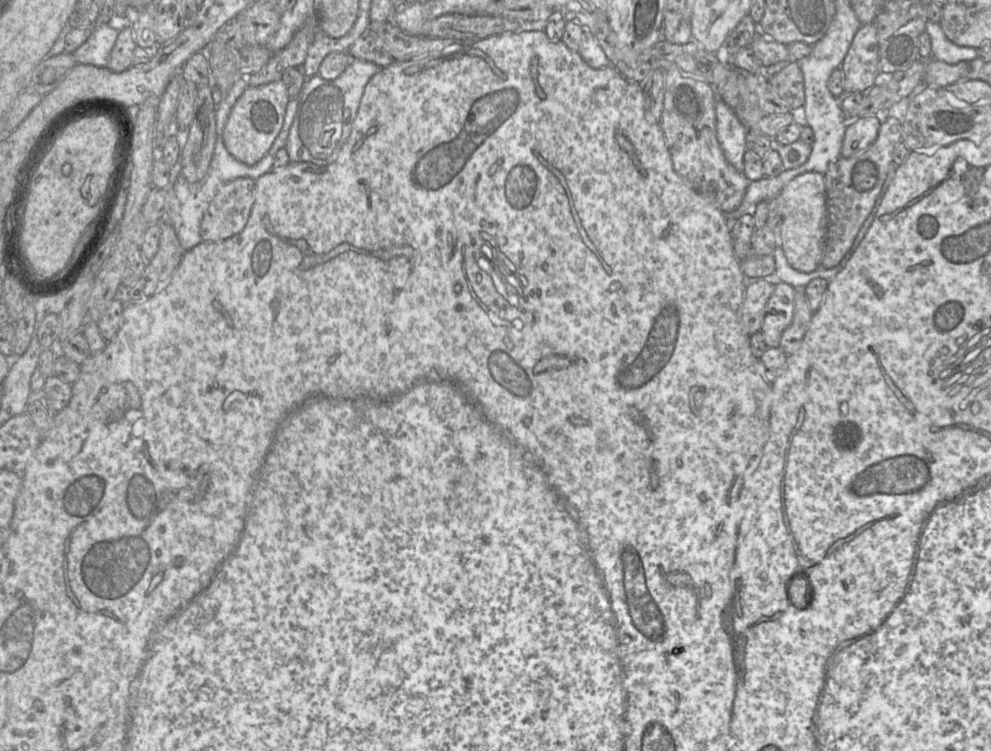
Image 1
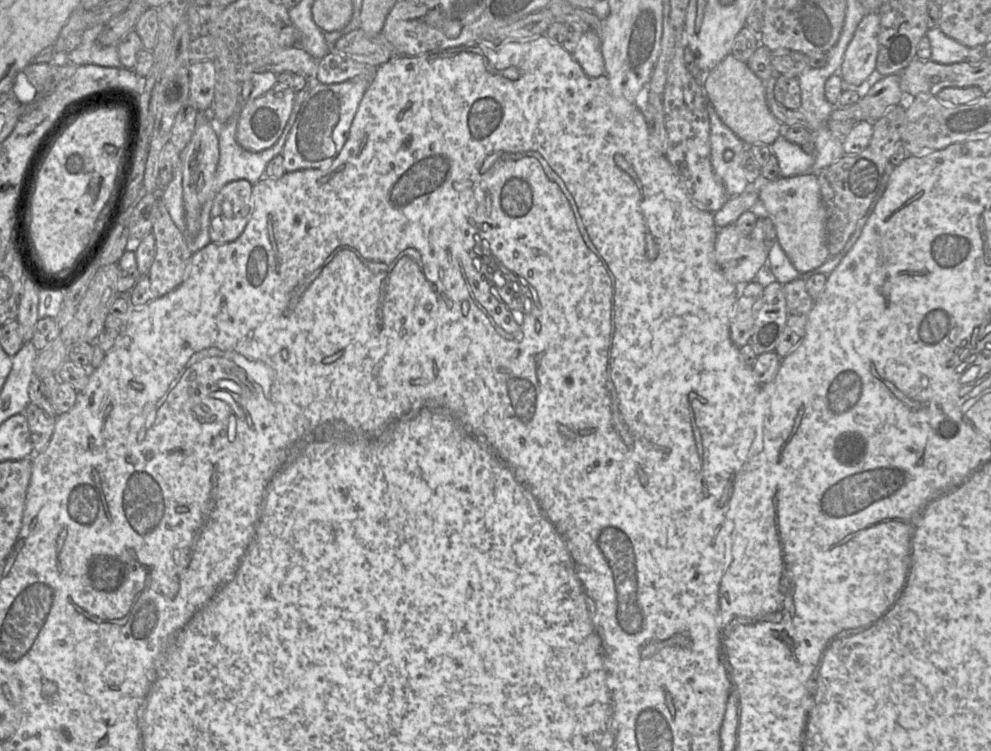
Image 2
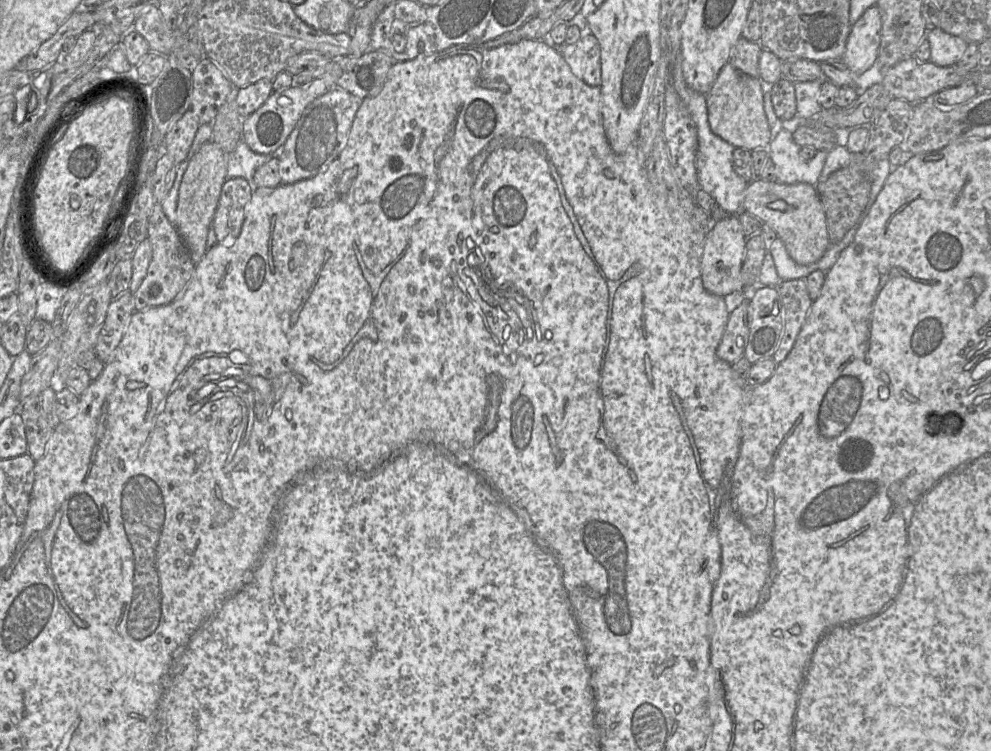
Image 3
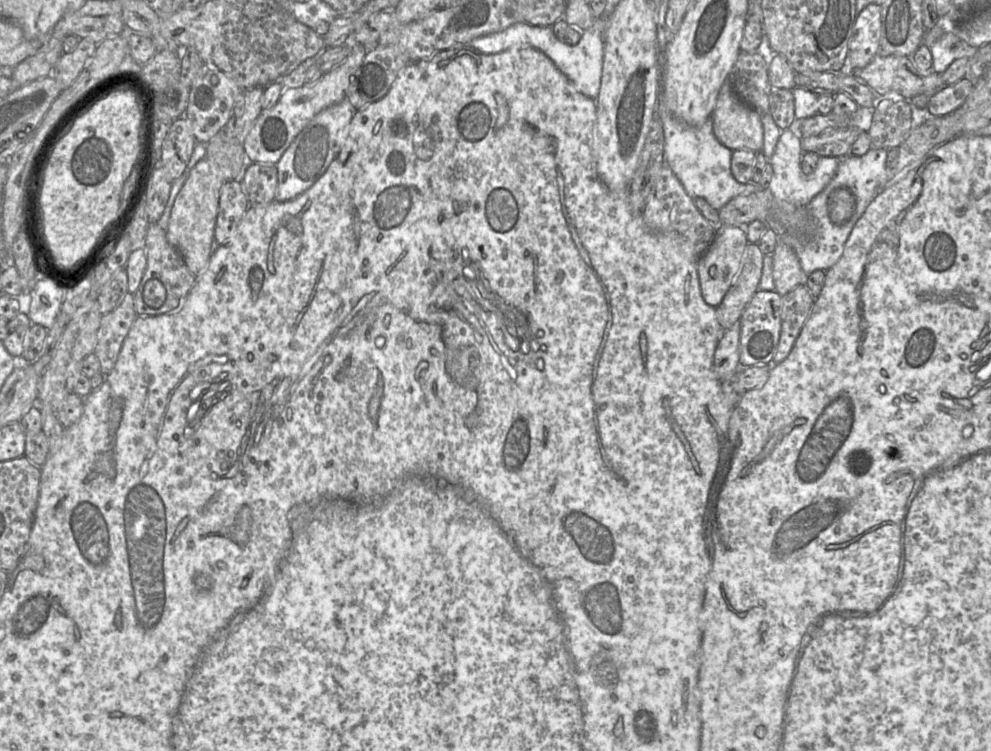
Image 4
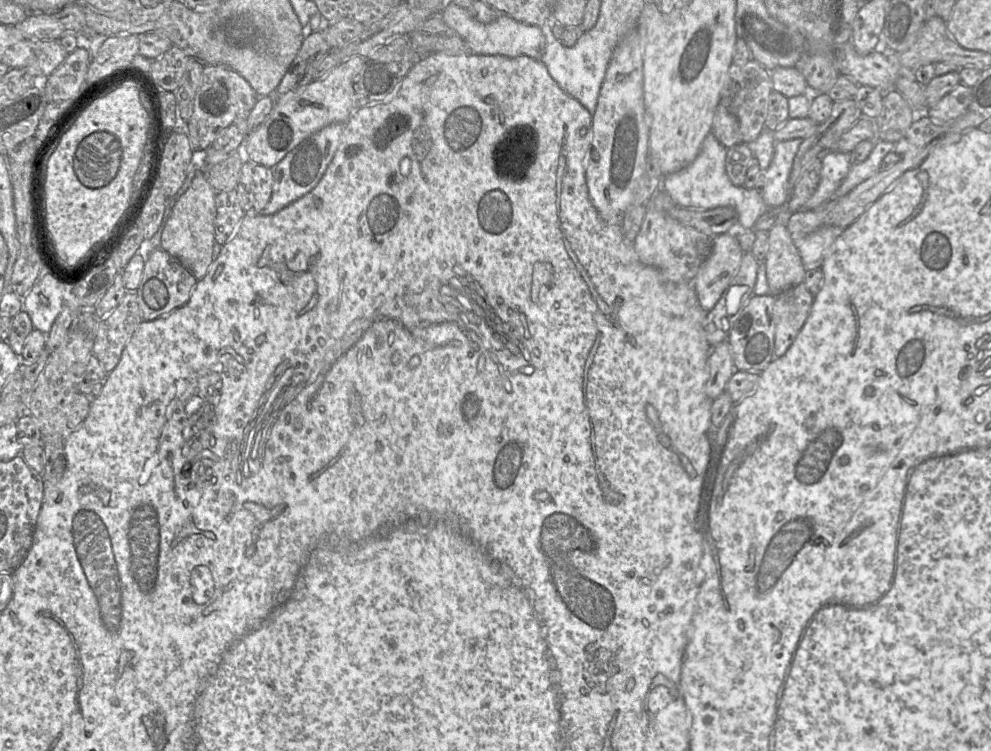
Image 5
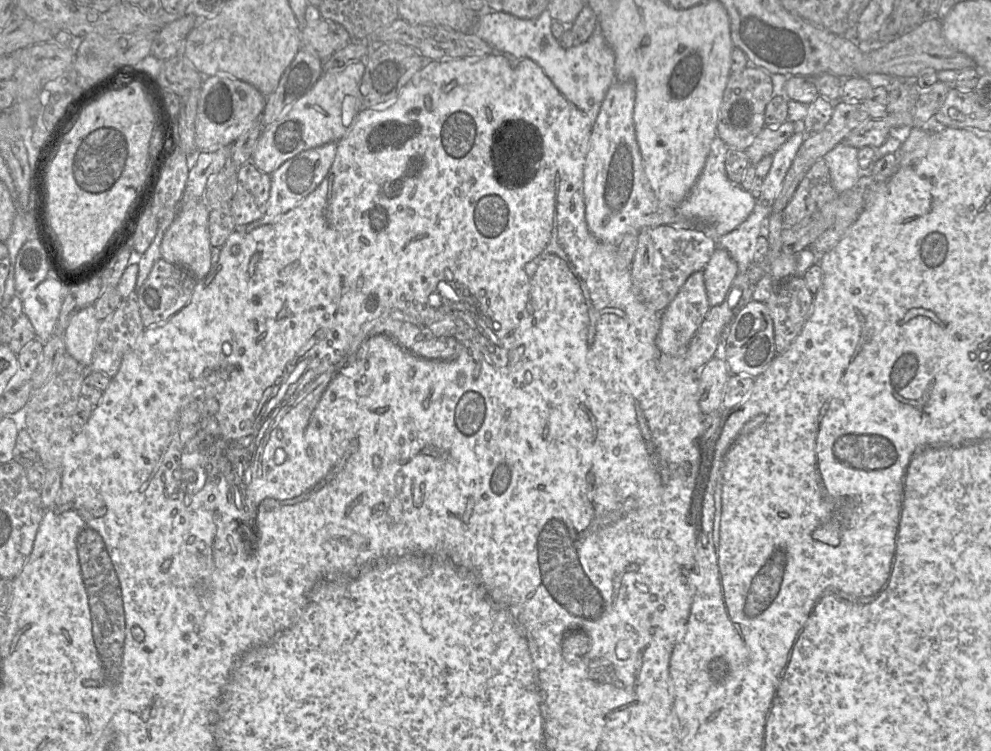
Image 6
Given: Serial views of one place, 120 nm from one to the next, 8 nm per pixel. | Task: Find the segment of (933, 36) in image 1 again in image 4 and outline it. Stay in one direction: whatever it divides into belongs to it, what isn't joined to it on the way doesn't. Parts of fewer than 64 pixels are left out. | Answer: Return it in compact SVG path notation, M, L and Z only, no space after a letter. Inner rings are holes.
M948 28L930 47L933 72L944 73L955 60L970 55L973 50L956 35L953 29Z

